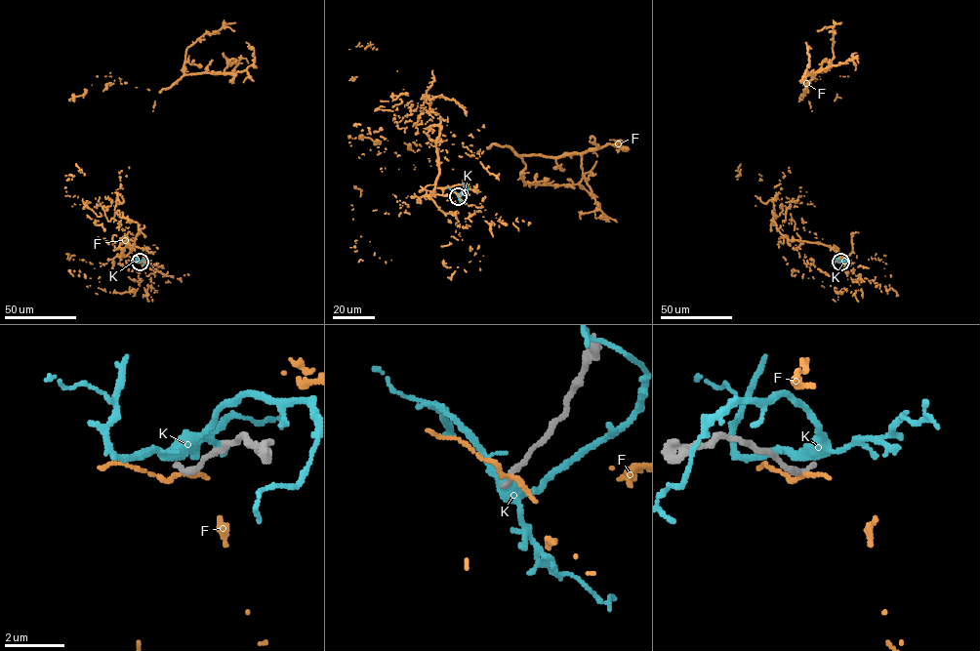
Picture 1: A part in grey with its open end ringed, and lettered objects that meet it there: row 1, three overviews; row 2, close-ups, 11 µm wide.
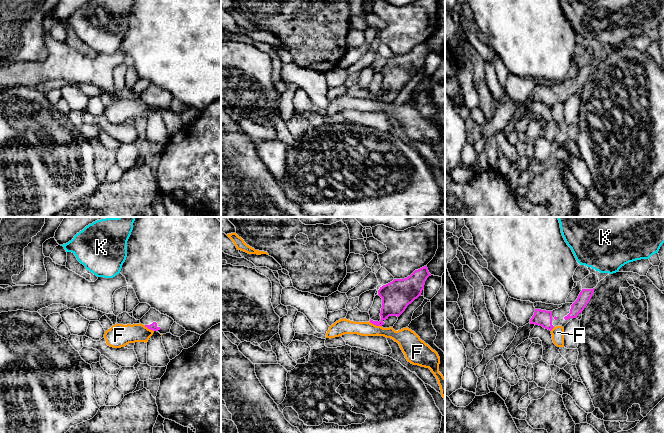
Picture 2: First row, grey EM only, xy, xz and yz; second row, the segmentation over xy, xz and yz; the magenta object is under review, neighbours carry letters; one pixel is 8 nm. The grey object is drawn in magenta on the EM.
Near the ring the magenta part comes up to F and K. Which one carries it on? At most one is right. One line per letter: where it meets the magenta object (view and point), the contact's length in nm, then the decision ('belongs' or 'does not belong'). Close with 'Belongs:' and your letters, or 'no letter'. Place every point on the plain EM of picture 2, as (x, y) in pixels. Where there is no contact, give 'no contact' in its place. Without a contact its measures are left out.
F: meets magenta in xz at (375, 100); contact 100 nm long; does not belong
K: no contact; does not belong
Belongs: no letter

